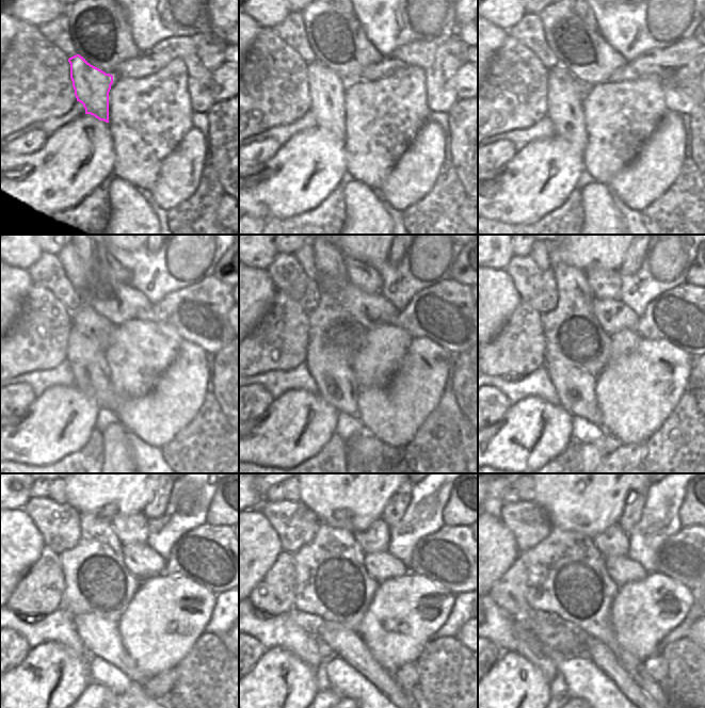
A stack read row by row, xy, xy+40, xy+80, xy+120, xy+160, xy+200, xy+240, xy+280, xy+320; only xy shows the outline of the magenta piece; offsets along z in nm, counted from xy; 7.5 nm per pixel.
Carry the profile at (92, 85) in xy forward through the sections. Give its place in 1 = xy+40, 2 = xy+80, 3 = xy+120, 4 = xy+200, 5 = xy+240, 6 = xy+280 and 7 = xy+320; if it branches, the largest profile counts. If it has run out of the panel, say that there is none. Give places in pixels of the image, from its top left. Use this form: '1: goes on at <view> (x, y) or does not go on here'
1: goes on at xy+40 (326, 89)
2: goes on at xy+80 (565, 111)
3: goes on at xy+120 (92, 375)
4: goes on at xy+200 (576, 389)
5: goes on at xy+240 (100, 637)
6: goes on at xy+280 (346, 643)
7: goes on at xy+320 (603, 658)

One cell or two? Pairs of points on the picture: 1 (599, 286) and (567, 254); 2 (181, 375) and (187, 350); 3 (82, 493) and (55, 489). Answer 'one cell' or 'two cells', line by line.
1: two cells
2: one cell
3: two cells

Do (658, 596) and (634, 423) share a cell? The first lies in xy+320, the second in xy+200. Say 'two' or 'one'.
one

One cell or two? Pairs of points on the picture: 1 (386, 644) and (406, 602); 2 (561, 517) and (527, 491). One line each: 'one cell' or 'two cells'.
1: one cell
2: two cells

